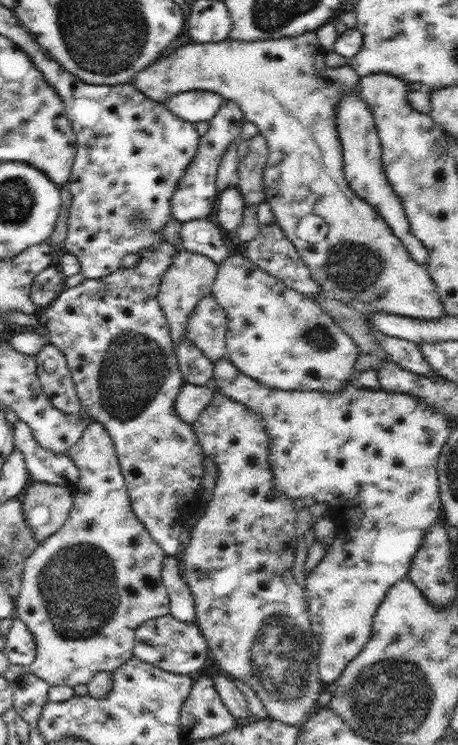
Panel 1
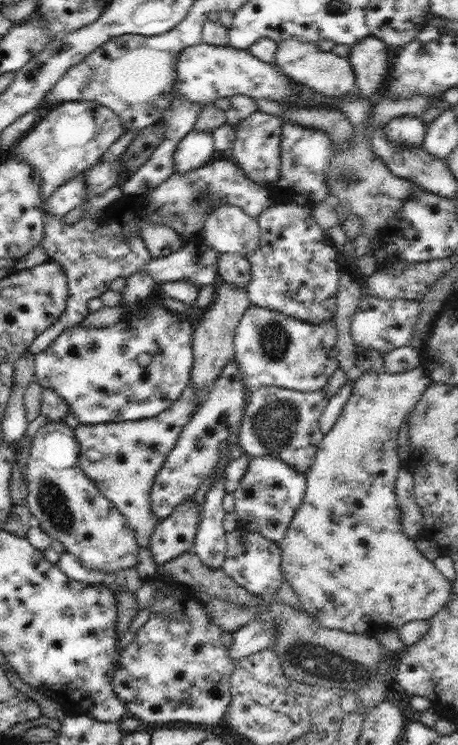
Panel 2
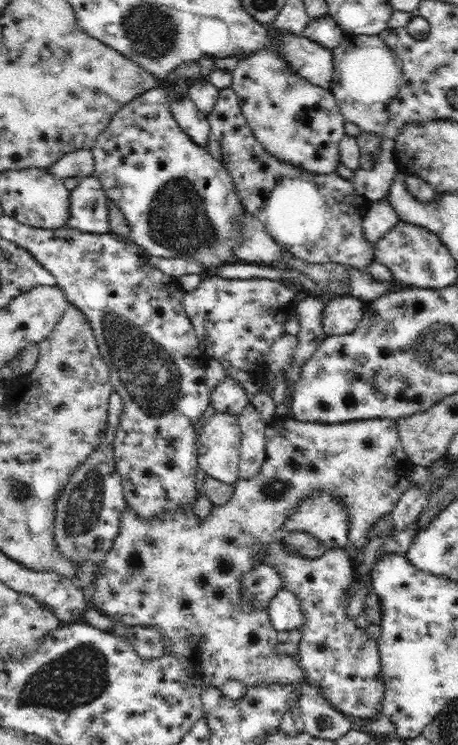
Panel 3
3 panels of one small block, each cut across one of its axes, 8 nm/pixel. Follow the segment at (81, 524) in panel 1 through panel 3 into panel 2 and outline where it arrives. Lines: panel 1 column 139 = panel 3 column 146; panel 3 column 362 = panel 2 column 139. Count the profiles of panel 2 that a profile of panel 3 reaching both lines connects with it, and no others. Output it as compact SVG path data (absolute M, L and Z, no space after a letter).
M190 383L182 391L178 400L175 400L168 410L161 412L157 417L145 418L141 421L106 422L92 426L80 424L74 428L74 436L79 446L78 460L82 471L100 490L100 493L122 513L127 525L135 532L140 548L149 546L150 537L159 523L150 506L150 492L154 485L154 479L162 469L168 454L175 448L178 436L184 426L188 424L194 410L196 410L195 402L193 402L195 398L195 388Z

